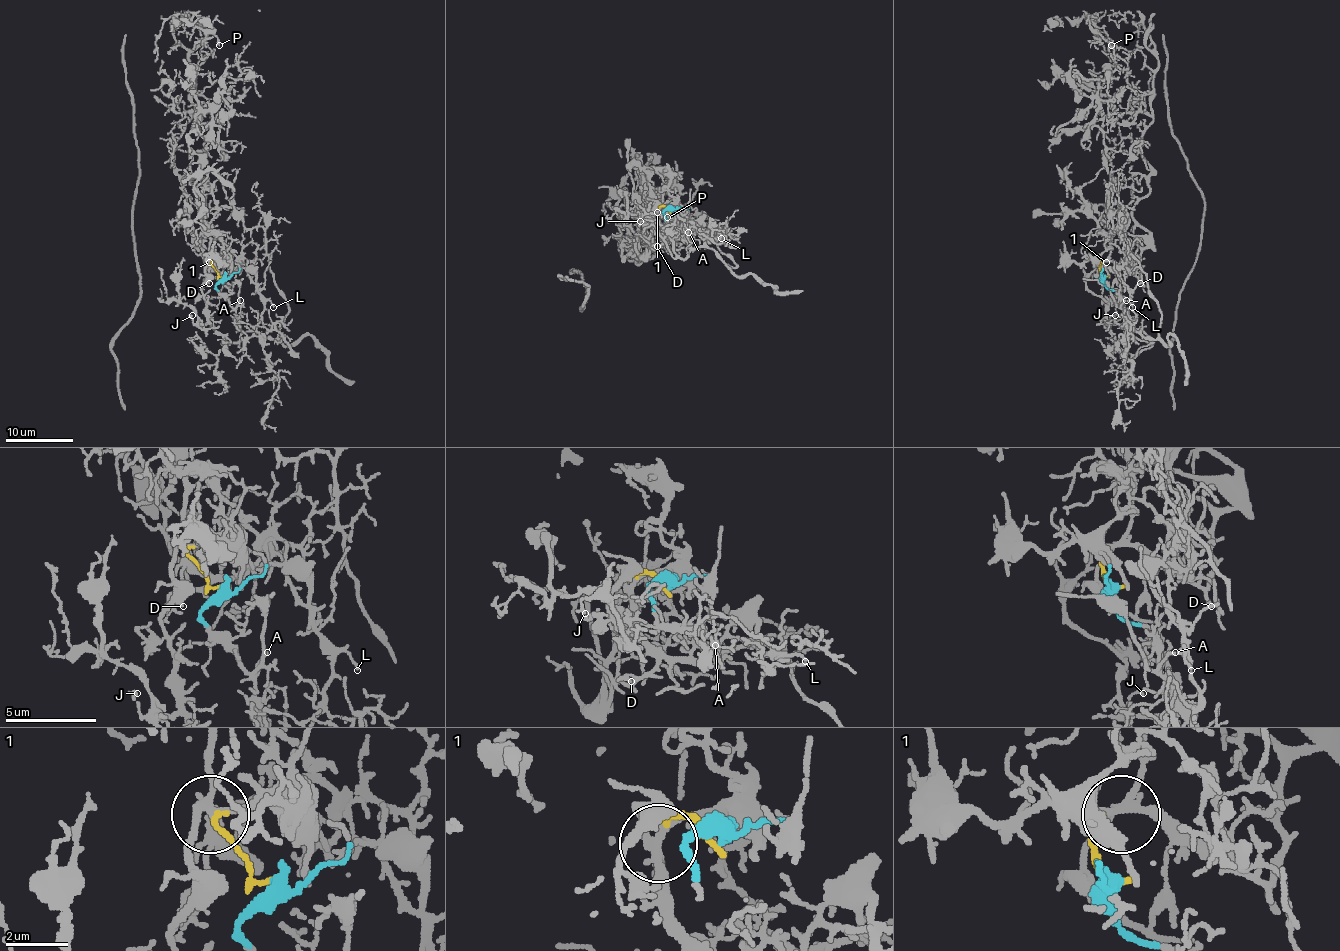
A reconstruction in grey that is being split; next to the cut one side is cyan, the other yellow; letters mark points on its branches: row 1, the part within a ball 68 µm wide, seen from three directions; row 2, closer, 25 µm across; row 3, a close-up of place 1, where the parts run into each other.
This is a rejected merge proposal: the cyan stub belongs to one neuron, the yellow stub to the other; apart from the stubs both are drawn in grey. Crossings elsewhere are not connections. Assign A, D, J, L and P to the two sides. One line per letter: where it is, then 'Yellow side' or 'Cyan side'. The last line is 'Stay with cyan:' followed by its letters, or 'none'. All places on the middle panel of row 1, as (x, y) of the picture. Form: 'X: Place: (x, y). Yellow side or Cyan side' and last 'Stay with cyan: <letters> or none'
A: Place: (688, 232). Cyan side
D: Place: (657, 246). Yellow side
J: Place: (640, 221). Cyan side
L: Place: (721, 238). Cyan side
P: Place: (667, 217). Yellow side
Stay with cyan: A, J, L

